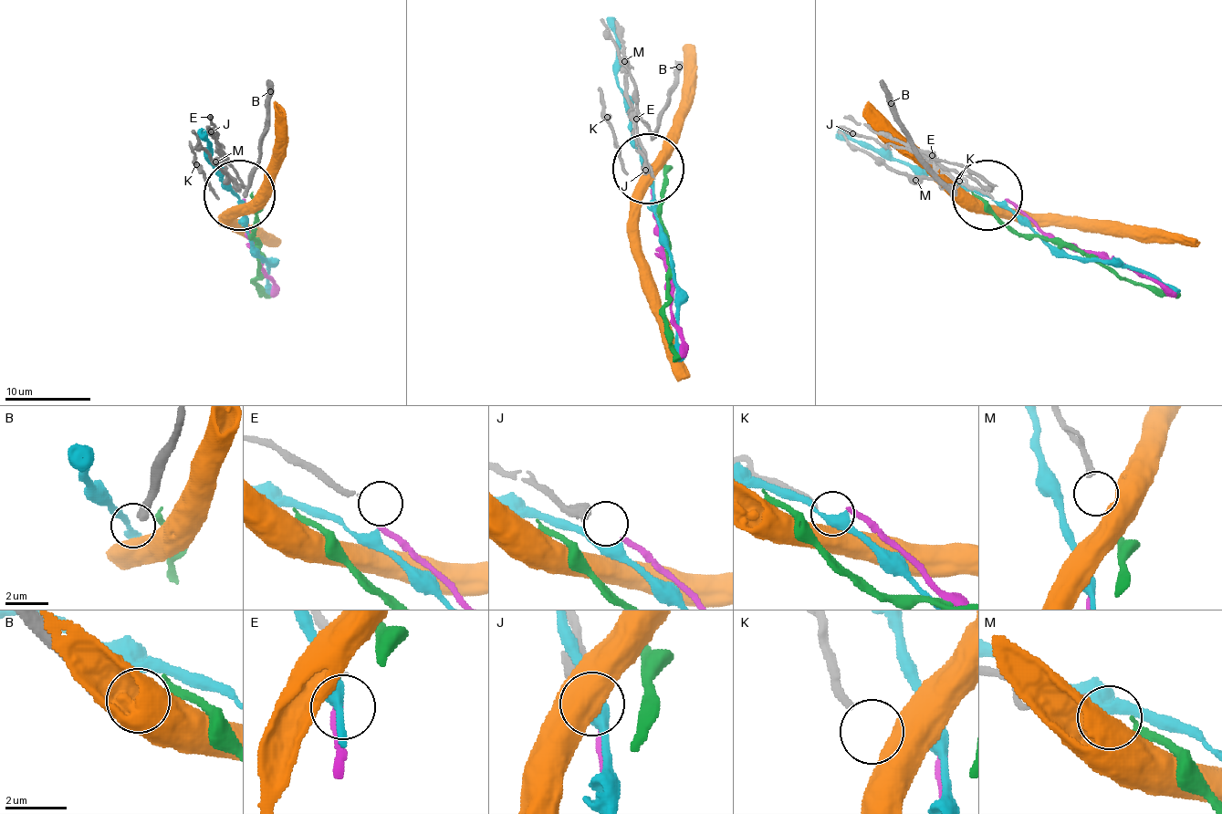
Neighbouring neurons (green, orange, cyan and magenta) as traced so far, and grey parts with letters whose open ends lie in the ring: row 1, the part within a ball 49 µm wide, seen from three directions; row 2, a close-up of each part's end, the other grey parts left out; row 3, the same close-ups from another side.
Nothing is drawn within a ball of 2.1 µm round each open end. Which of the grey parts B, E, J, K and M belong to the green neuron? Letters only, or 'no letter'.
M

